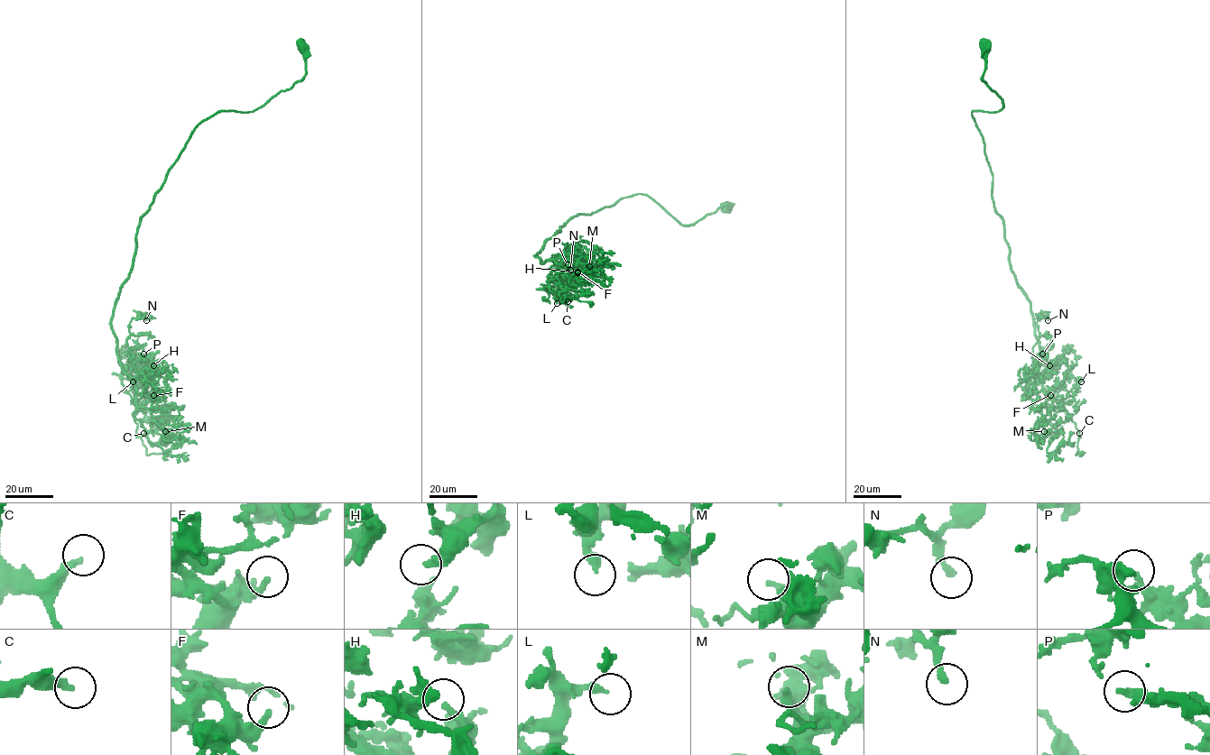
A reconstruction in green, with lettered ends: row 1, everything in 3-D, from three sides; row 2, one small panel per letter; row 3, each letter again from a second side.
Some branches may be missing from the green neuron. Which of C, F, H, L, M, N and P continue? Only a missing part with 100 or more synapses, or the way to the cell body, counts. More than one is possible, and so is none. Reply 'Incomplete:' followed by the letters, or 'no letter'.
Incomplete: C

